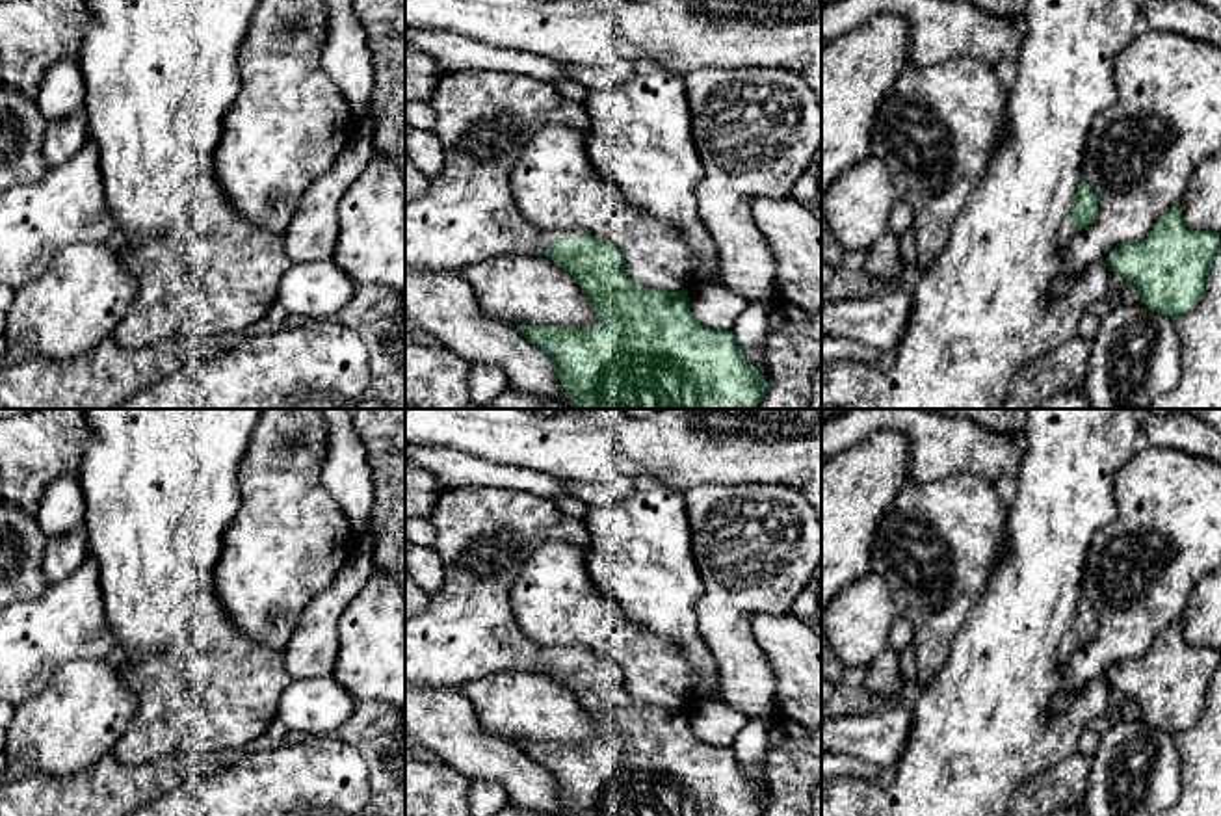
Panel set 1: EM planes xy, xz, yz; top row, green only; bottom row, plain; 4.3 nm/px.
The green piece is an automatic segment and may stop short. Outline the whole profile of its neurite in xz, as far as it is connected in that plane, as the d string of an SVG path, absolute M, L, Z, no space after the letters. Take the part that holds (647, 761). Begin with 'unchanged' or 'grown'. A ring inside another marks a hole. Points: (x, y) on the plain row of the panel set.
grown; M465 485L459 489L444 491L435 504L429 520L437 530L435 550L442 559L444 580L437 593L427 595L427 602L420 615L405 621L405 680L416 686L431 686L431 688L463 688L470 680L479 680L489 677L491 673L498 673L504 669L519 669L519 671L543 671L548 673L554 680L569 688L574 699L580 703L582 710L591 717L593 727L597 730L598 740L591 745L578 744L558 744L558 742L517 742L517 747L530 757L535 764L545 768L558 784L558 796L563 801L565 809L571 816L764 816L769 807L769 797L762 797L762 786L756 784L740 766L734 757L732 747L717 747L702 742L691 727L688 706L680 708L665 708L656 704L647 704L636 701L628 693L624 671L611 660L606 660L598 652L591 652L580 647L543 647L528 639L515 623L515 615L511 610L511 589L528 563L532 552L545 541L563 541L572 543L580 548L587 545L587 528L584 519L571 517L561 513L552 500L537 496L528 491L520 491L515 487L500 487L500 485Z

